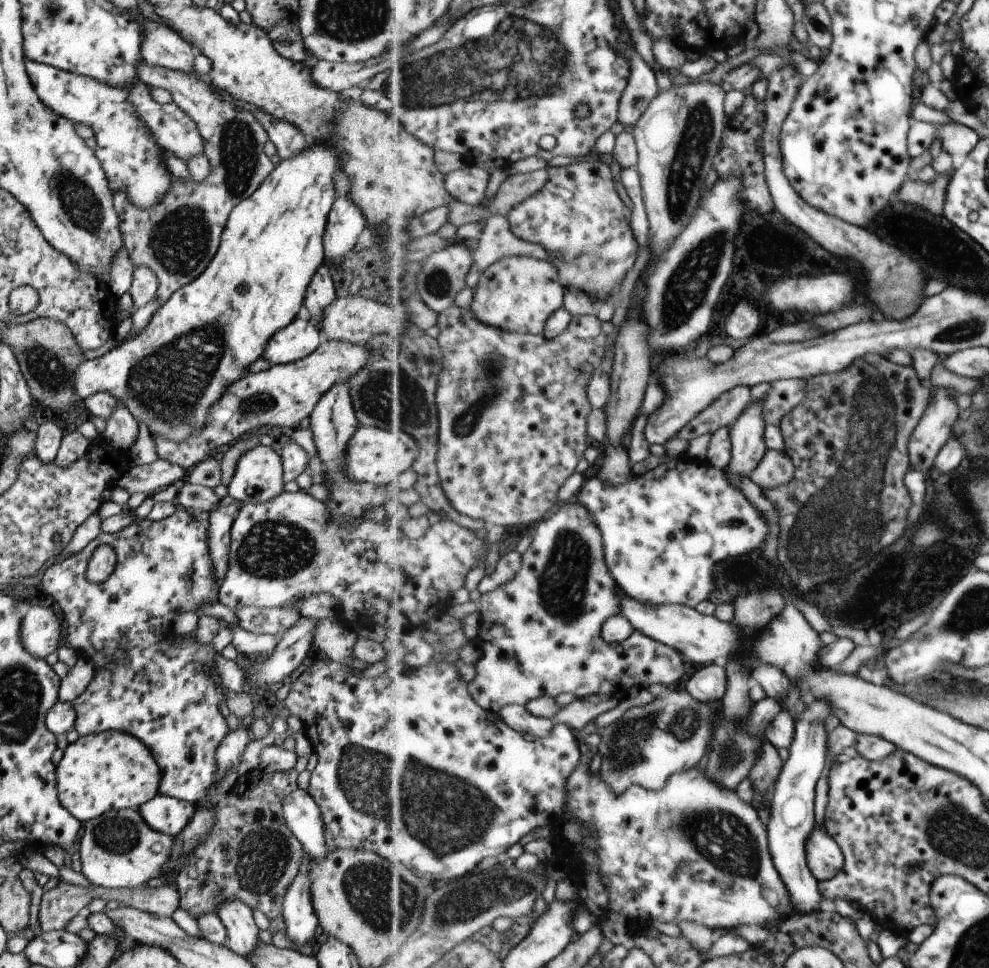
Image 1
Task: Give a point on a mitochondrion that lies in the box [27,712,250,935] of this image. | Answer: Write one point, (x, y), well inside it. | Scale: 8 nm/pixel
(117, 835)

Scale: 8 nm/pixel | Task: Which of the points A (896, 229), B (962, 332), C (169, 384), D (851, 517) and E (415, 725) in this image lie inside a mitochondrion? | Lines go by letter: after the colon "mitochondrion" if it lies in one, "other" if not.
A: other
B: mitochondrion
C: mitochondrion
D: mitochondrion
E: other

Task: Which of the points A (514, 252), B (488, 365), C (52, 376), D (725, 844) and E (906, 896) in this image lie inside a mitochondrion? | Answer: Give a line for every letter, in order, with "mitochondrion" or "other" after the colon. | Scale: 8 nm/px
A: other
B: mitochondrion
C: mitochondrion
D: mitochondrion
E: other

